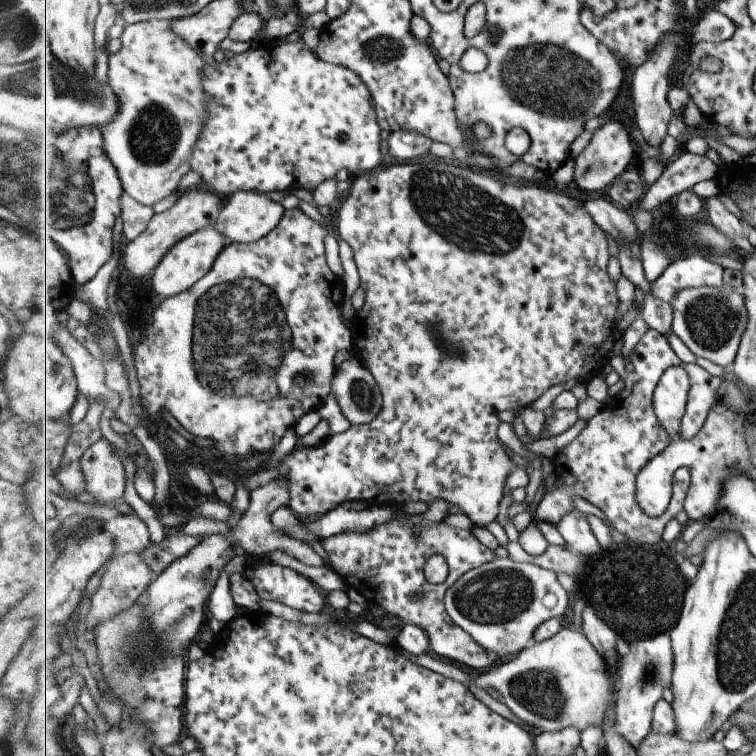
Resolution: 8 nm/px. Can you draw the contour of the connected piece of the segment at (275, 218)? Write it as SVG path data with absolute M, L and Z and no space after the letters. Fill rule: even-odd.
M256 190L237 191L230 196L213 226L228 238L229 243L254 243L278 227L285 211L283 204L271 200L267 193Z

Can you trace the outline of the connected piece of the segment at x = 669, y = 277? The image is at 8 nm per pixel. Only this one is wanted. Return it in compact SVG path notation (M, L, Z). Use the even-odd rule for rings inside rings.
M696 250L692 256L673 261L667 270L651 283L652 295L672 304L682 290L723 286L723 269L723 266L705 260L704 254Z

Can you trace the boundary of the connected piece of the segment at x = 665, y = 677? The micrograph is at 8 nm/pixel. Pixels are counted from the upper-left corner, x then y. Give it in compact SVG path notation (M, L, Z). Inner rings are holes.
M669 633L652 639L629 640L621 656L619 684L615 706L616 731L624 736L635 748L652 733L652 720L656 702L663 698L663 690L672 688L674 652Z

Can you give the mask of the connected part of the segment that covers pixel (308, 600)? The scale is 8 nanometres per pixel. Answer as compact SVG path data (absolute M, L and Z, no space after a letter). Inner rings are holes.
M269 562L258 568L253 566L249 573L251 584L263 600L281 602L306 613L319 613L325 608L326 592L291 568Z

